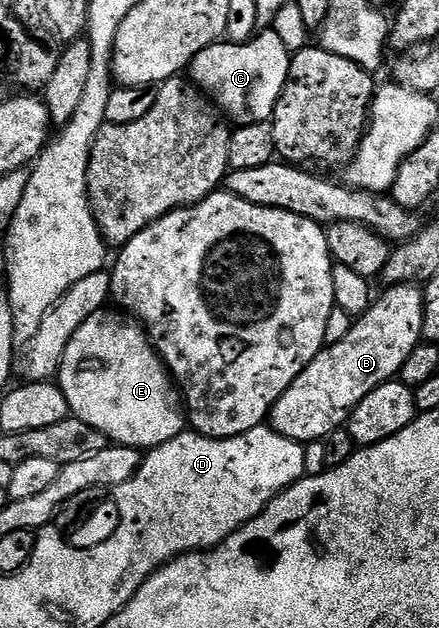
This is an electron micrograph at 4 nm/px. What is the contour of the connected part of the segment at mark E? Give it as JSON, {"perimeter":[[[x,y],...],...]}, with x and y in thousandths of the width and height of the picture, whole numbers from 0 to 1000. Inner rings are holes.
{"perimeter":[[[251,492],[221,494],[216,500],[200,503],[200,510],[191,510],[191,516],[182,516],[182,522],[173,522],[173,535],[164,535],[155,554],[146,554],[128,607],[155,637],[166,664],[191,669],[191,675],[210,675],[219,688],[237,688],[253,705],[339,720],[353,710],[417,689],[428,678],[428,661],[410,645],[410,634],[378,578],[351,559],[330,524],[303,505],[267,492]]]}

